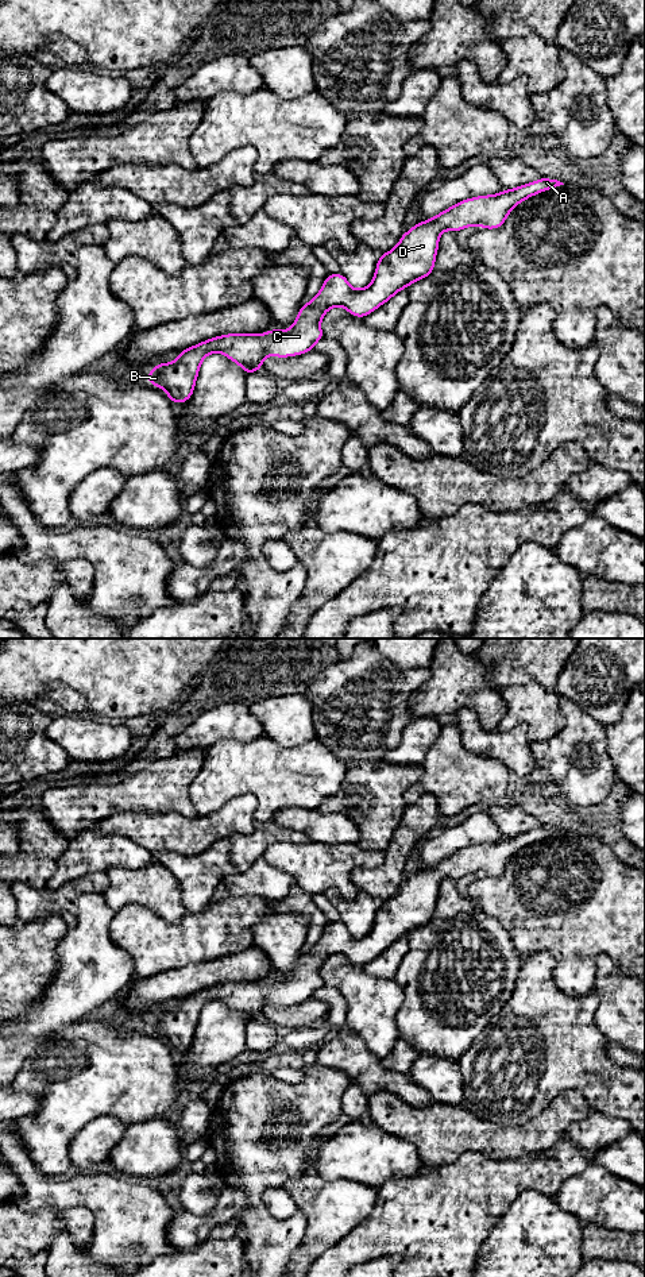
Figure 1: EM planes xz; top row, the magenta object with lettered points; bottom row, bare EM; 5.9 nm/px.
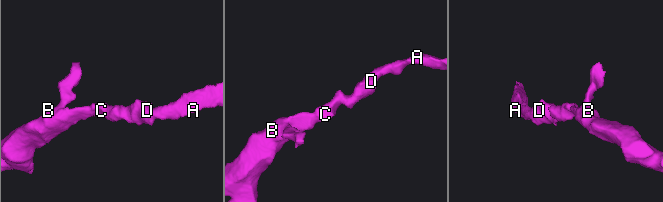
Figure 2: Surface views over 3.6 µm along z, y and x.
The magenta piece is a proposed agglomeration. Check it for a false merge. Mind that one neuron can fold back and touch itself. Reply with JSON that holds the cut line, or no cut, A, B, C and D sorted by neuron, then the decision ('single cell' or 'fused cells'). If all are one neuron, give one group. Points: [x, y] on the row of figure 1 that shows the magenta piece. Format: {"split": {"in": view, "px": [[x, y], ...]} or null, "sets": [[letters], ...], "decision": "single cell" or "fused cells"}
{"split": null, "sets": [["A", "B", "C", "D"]], "decision": "single cell"}

